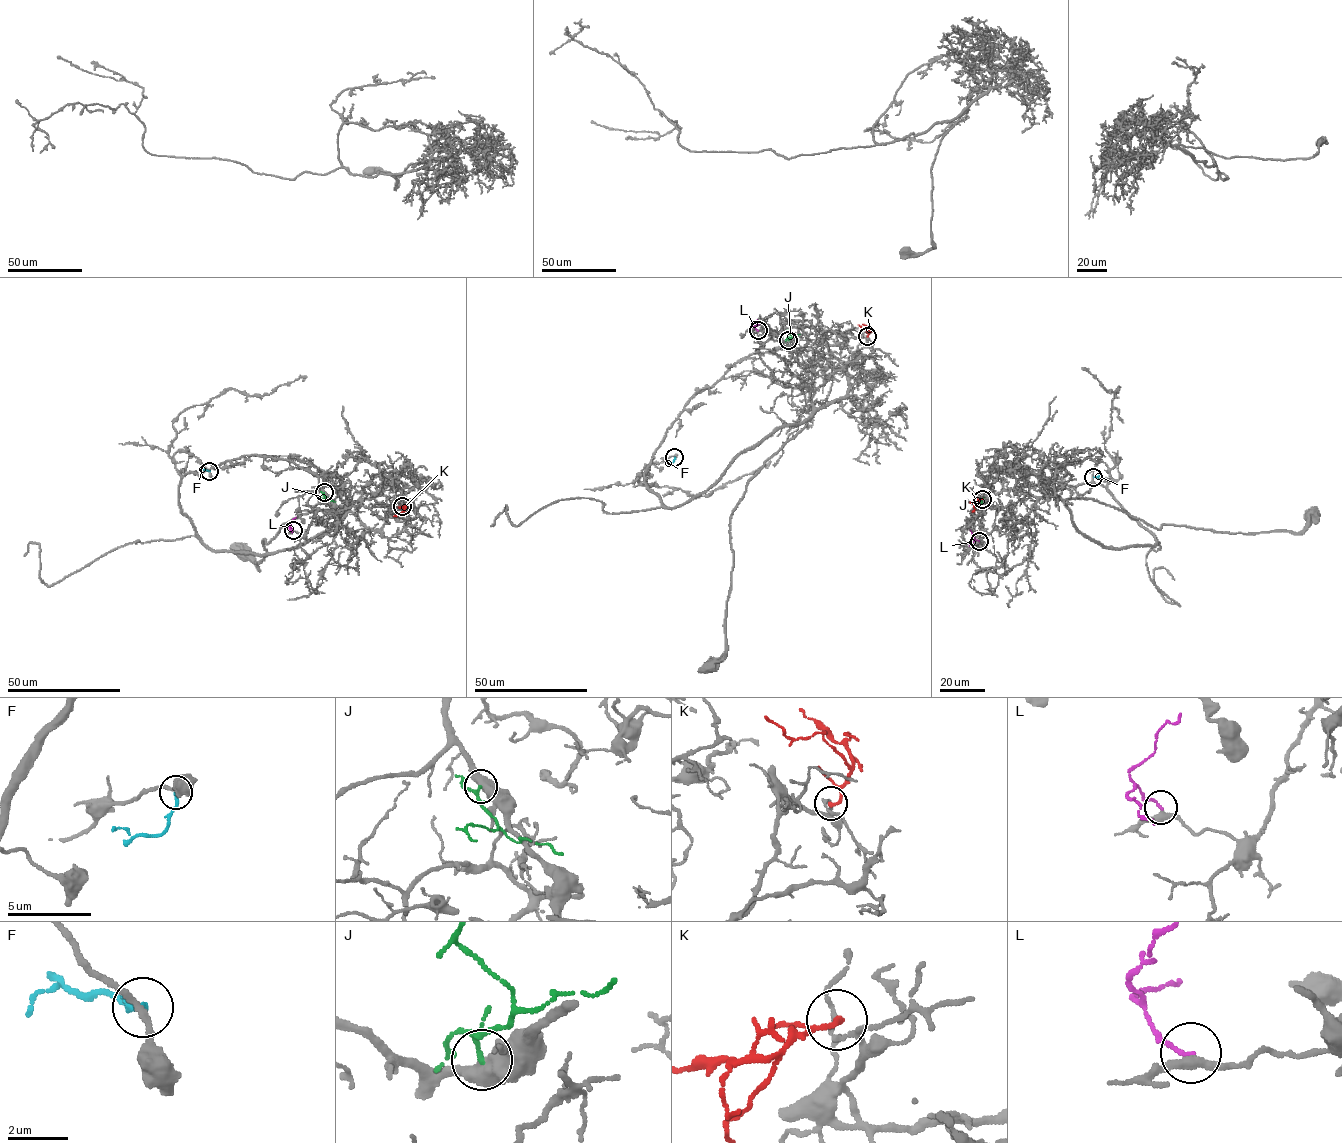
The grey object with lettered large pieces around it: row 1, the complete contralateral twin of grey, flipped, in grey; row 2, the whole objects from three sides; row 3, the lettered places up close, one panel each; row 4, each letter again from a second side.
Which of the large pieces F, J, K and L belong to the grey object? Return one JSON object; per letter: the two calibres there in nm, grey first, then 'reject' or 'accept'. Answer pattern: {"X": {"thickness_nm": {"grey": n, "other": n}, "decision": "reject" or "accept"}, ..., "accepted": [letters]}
{"F": {"thickness_nm": {"grey": 190, "other": 190}, "decision": "reject"}, "J": {"thickness_nm": {"grey": 600, "other": 110}, "decision": "reject"}, "K": {"thickness_nm": {"grey": 120, "other": 200}, "decision": "reject"}, "L": {"thickness_nm": {"grey": 320, "other": 150}, "decision": "accept"}, "accepted": ["L"]}

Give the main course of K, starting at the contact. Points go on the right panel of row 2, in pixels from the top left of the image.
K: (982, 499), (972, 512)

